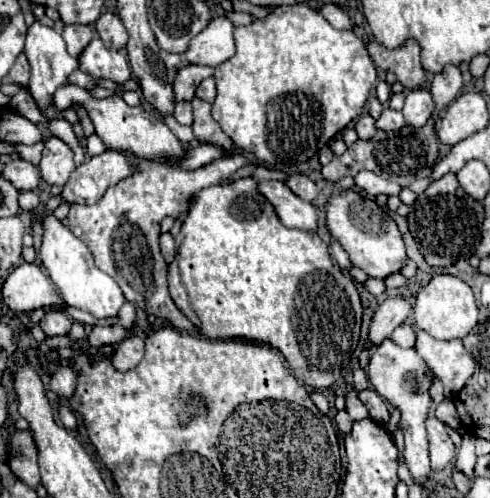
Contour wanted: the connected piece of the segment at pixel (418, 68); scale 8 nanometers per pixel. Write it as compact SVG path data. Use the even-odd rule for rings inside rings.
M409 40L403 48L397 50L387 50L377 42L371 42L369 54L379 68L395 72L397 80L409 90L417 88L425 80L425 70L419 62L419 46L413 40Z

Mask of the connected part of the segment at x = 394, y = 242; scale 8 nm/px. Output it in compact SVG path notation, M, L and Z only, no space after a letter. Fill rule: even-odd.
M345 190L329 198L325 214L331 236L335 236L339 244L345 248L353 266L361 268L367 276L377 280L385 280L387 276L401 272L401 268L407 262L401 232L395 220L387 212L383 212L373 200L361 196L355 190Z

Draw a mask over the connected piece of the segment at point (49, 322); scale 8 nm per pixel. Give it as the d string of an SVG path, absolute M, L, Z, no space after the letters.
M47 312L41 320L41 330L47 336L63 336L71 330L71 318L65 312Z

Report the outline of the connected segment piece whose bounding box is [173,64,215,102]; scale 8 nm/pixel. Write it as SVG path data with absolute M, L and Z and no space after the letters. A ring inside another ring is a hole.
M191 64L187 68L181 68L177 72L177 78L175 78L175 84L173 84L173 90L175 90L175 100L191 100L195 96L195 90L197 86L201 84L201 80L213 76L215 68L211 66L197 66L197 64Z

